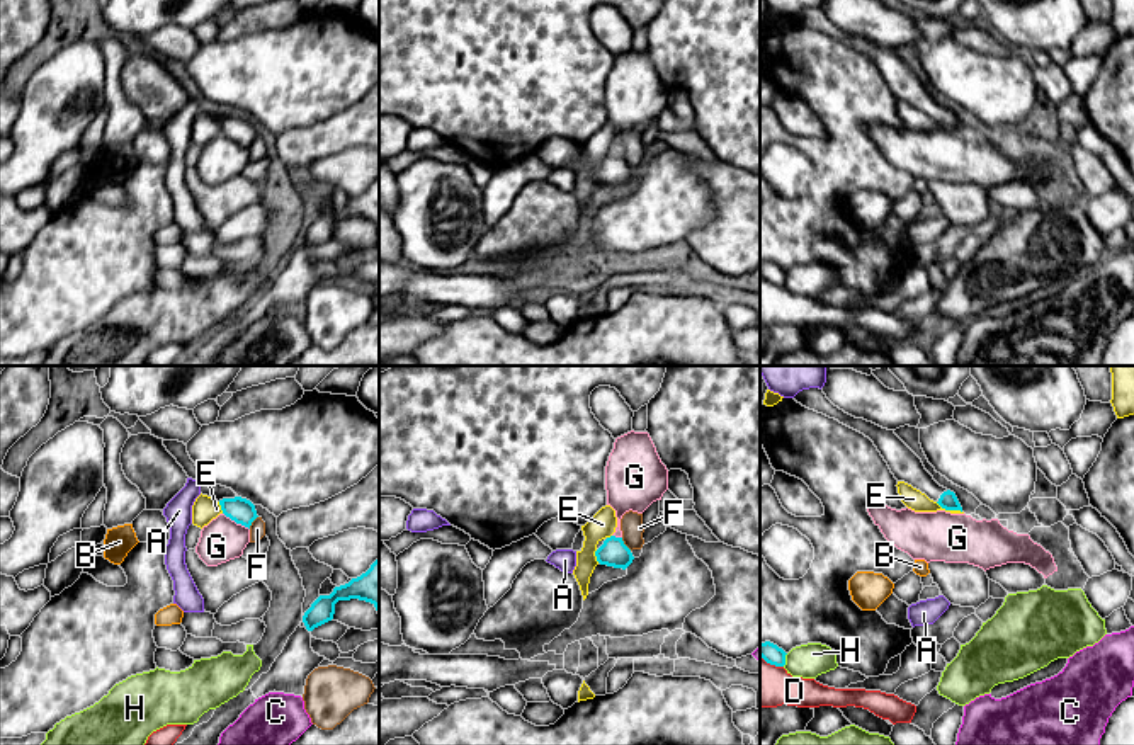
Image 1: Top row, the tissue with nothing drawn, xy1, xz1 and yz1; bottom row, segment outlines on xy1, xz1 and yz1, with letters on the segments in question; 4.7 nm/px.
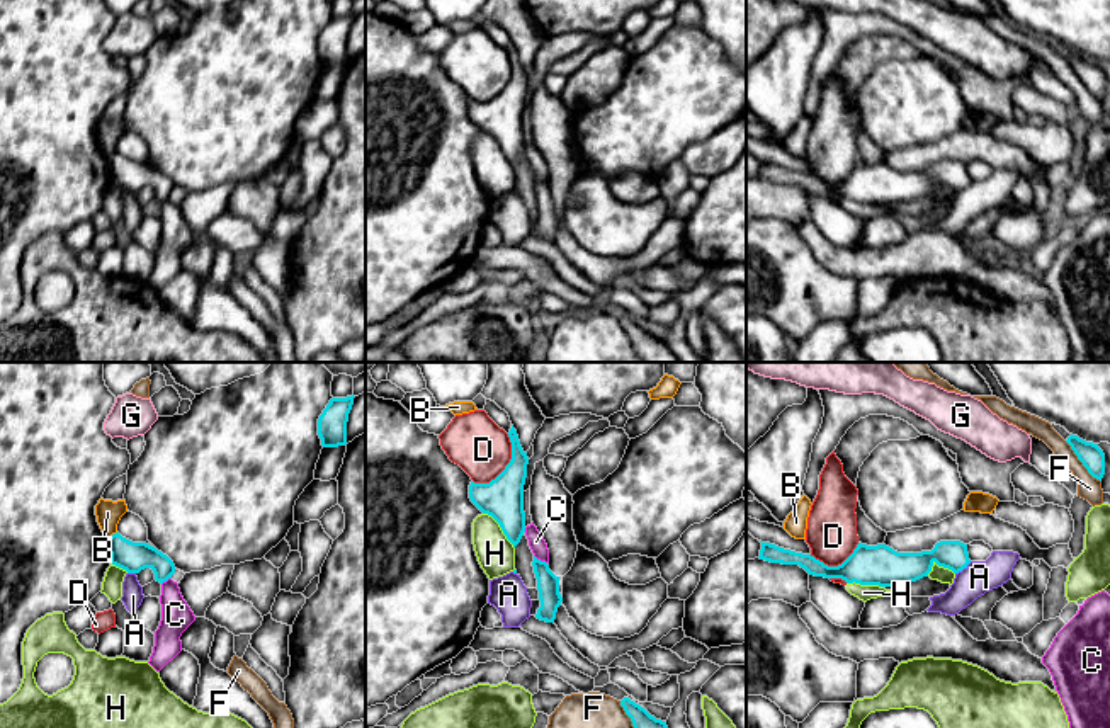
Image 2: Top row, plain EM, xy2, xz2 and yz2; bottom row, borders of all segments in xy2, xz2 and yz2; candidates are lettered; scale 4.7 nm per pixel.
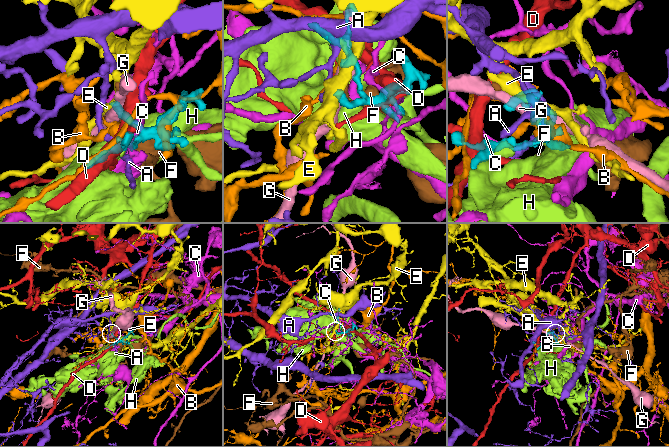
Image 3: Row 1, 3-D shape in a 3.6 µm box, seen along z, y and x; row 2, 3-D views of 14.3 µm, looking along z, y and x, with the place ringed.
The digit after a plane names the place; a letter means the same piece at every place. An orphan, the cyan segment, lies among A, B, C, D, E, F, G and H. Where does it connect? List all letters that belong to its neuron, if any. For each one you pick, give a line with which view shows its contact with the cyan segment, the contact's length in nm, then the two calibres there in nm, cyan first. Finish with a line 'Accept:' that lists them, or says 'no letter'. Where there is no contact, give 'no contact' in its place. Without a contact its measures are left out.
Accept: no letter

